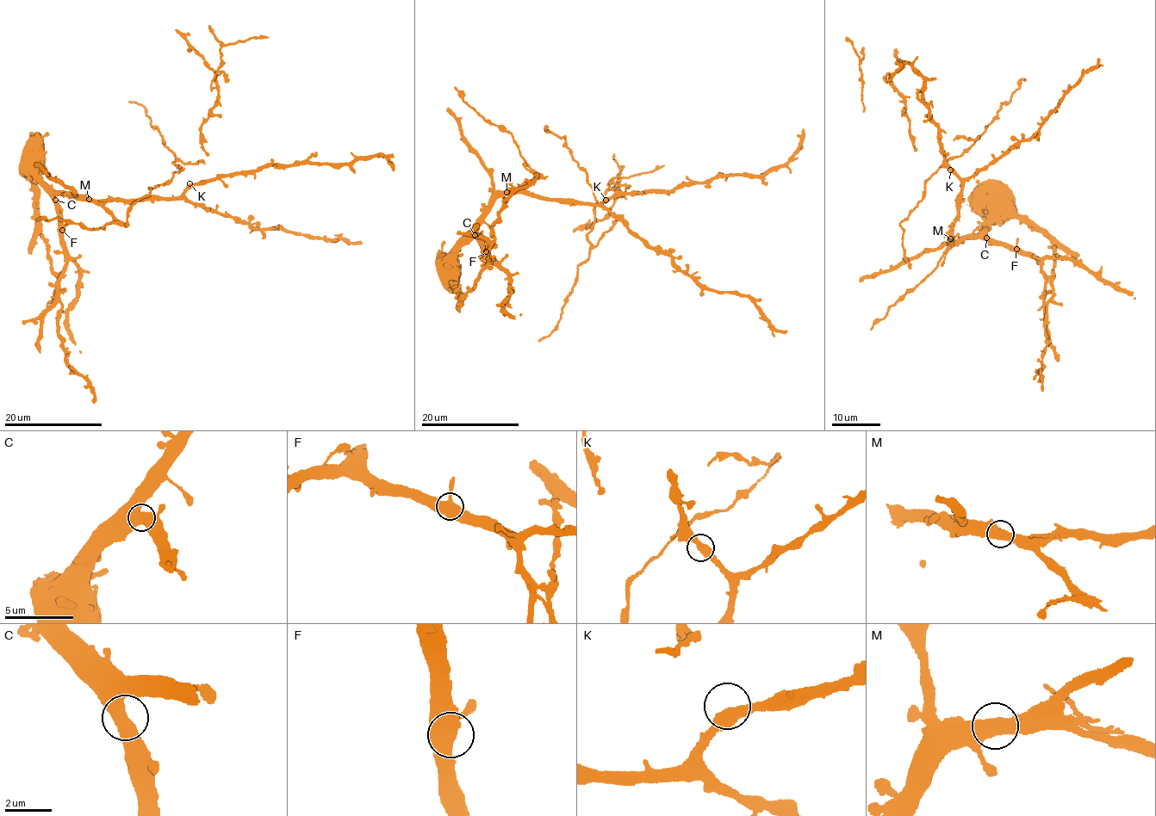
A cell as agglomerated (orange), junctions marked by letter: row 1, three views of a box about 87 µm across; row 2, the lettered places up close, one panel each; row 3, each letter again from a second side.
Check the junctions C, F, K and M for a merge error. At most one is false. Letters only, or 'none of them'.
none of them

